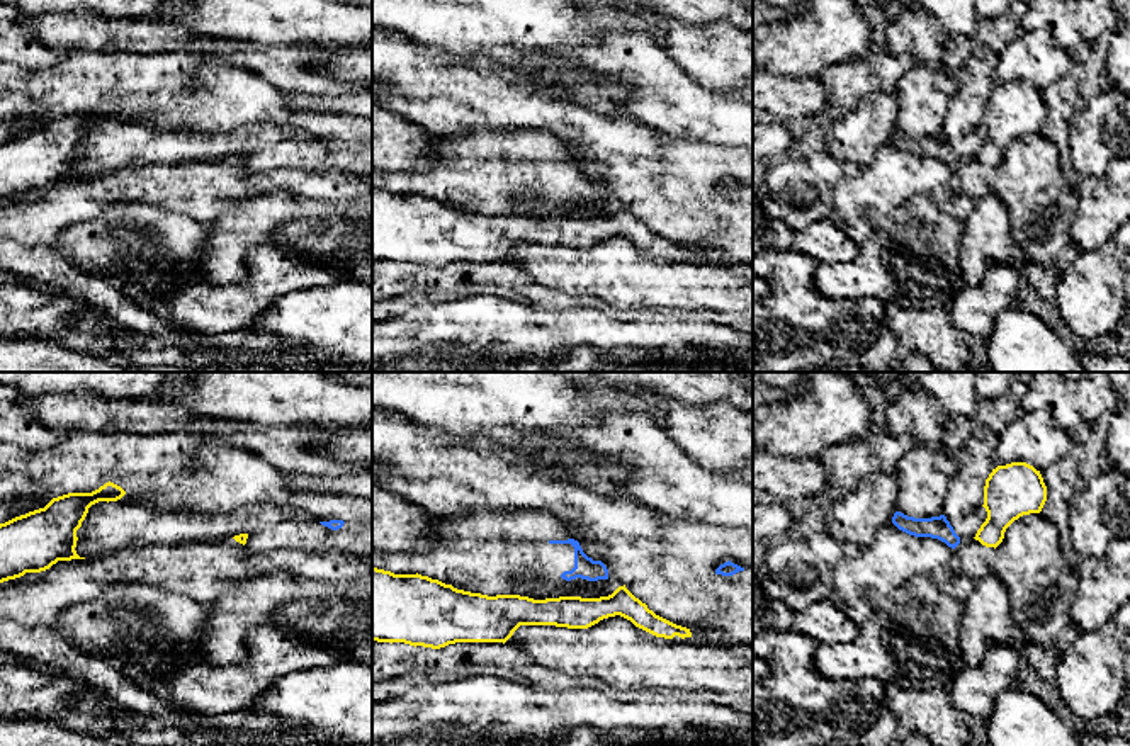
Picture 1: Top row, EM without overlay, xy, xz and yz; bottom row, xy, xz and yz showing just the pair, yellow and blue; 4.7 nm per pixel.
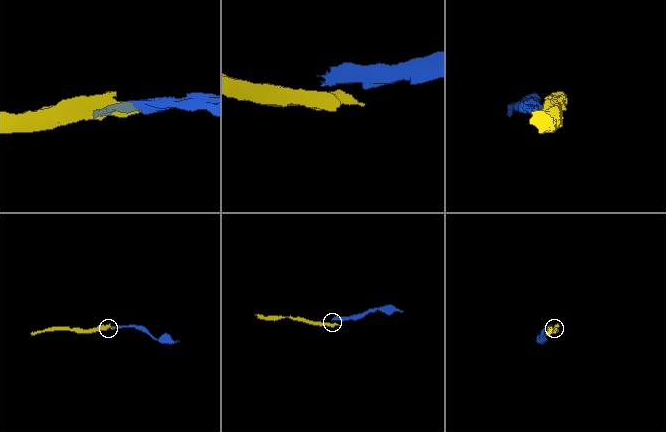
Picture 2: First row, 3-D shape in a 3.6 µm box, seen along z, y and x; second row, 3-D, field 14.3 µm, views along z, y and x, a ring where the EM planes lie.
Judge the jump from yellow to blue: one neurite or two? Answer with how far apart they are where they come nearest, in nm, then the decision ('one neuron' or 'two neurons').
gap 70 nm; two neurons

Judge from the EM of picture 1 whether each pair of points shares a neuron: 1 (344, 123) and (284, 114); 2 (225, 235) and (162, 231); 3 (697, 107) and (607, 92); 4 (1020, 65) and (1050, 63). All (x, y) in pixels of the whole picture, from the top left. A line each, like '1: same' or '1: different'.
1: same
2: different
3: different
4: same

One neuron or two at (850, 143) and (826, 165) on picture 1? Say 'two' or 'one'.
two

